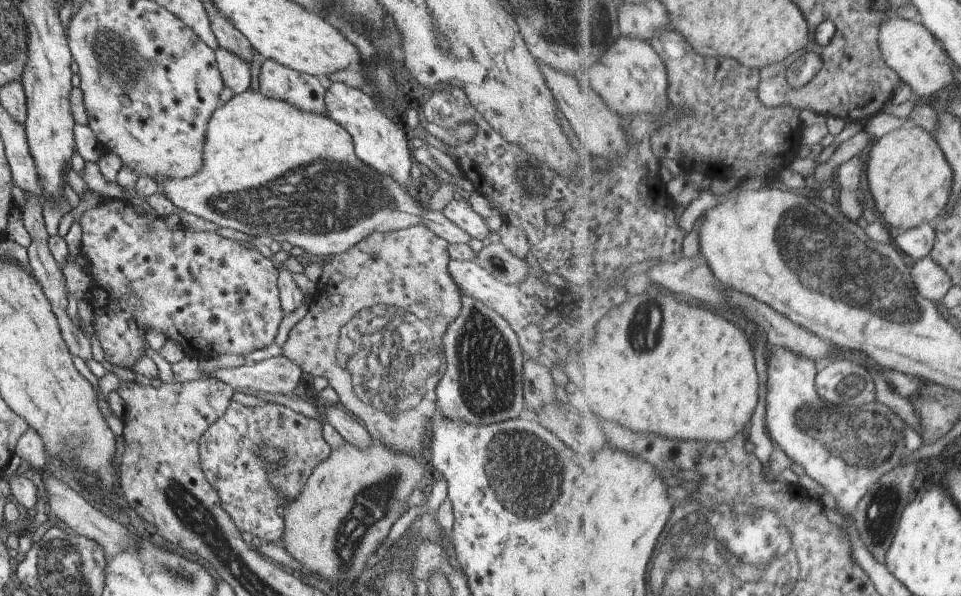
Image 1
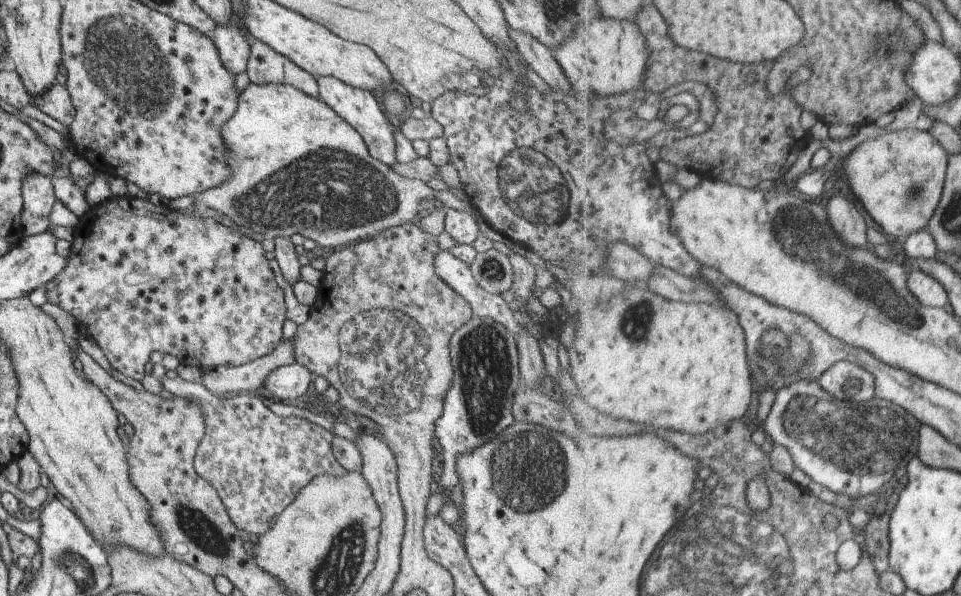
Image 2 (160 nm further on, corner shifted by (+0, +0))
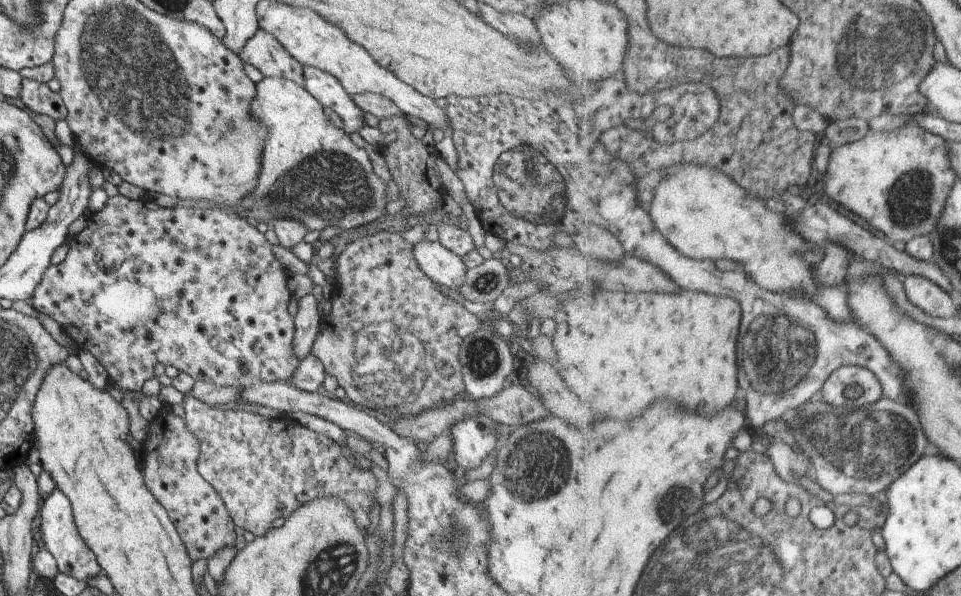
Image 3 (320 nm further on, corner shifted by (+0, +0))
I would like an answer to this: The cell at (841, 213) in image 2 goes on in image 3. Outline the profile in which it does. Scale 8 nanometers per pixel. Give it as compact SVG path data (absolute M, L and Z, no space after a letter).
M827 243L827 256L815 265L814 276L818 284L825 287L840 287L849 278L847 266L850 253L852 252L839 243Z

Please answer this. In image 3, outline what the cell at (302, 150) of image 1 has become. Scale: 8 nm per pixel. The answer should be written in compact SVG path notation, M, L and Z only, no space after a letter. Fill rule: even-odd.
M263 77L255 83L256 95L250 104L250 113L259 119L266 128L267 138L261 151L261 168L256 187L244 197L238 208L249 224L263 221L270 226L274 218L291 217L306 226L307 232L322 230L326 226L337 226L342 230L373 222L381 216L385 185L372 173L369 158L362 148L351 143L346 132L332 126L323 116L323 108L302 85L290 80ZM252 206L250 211L246 208Z

